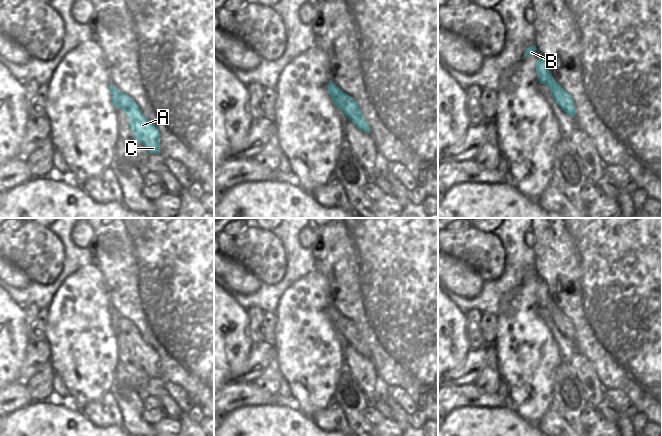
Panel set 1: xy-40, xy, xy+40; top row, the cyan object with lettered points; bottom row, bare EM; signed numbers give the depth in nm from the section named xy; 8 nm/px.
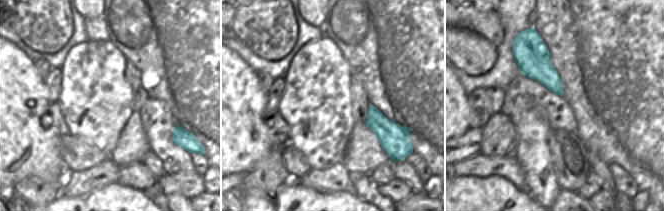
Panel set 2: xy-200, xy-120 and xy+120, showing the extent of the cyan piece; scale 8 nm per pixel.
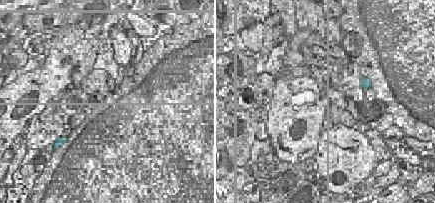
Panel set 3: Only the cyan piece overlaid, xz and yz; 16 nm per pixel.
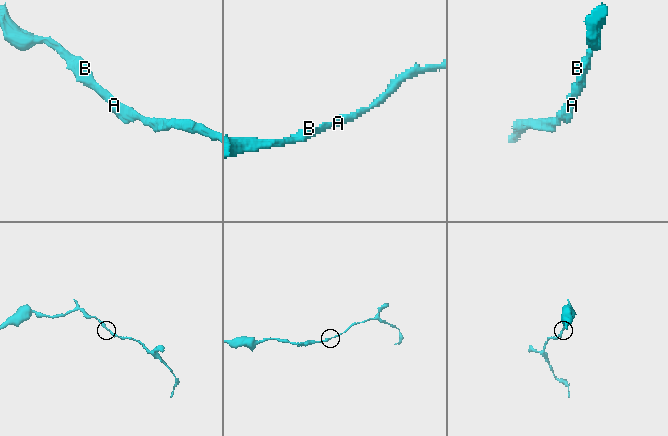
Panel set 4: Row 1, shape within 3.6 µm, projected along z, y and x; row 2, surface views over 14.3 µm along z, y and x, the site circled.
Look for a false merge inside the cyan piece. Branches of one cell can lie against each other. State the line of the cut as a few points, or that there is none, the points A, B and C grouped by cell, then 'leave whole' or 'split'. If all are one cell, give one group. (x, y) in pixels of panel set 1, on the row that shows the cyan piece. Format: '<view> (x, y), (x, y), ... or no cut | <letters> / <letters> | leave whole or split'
no cut | A B C | leave whole

